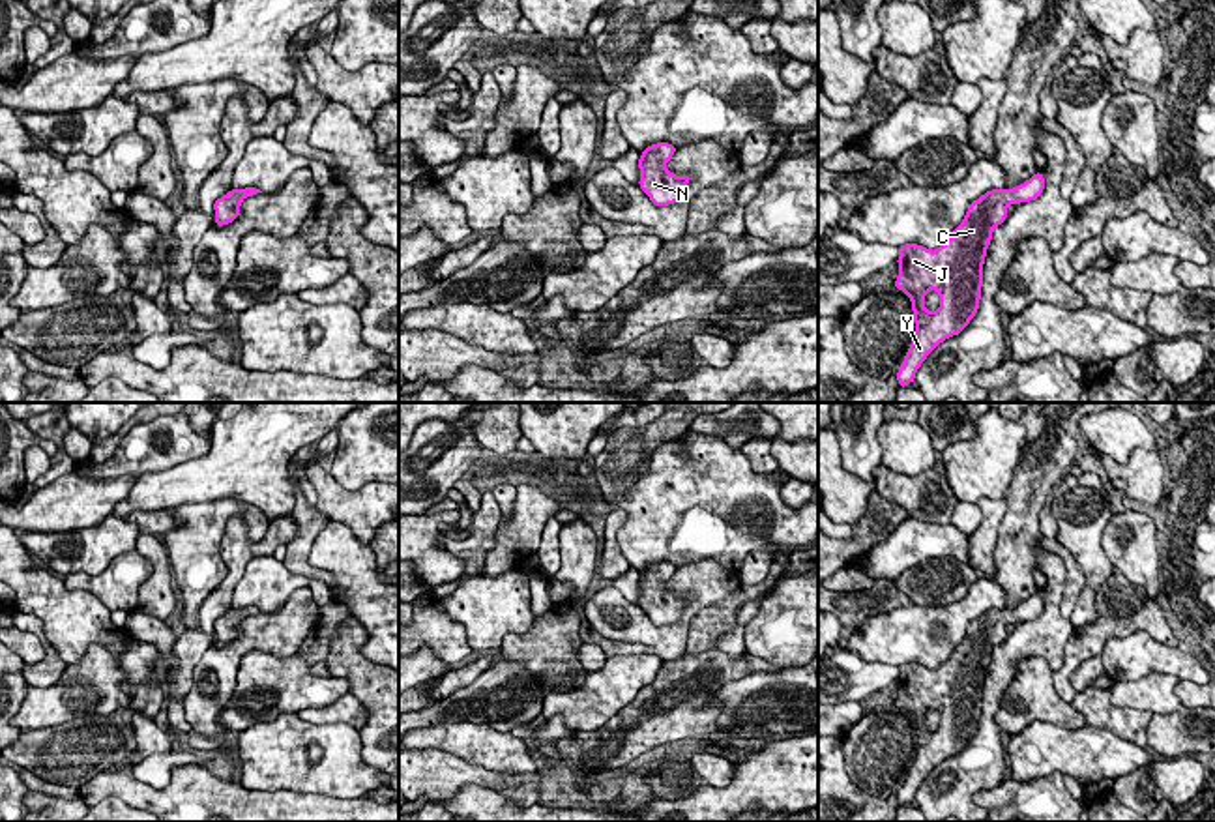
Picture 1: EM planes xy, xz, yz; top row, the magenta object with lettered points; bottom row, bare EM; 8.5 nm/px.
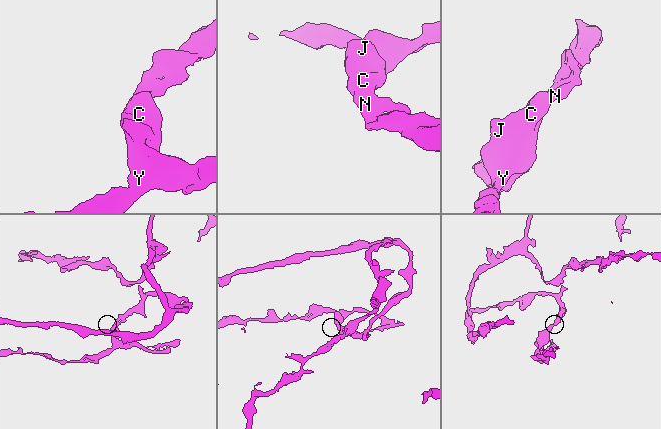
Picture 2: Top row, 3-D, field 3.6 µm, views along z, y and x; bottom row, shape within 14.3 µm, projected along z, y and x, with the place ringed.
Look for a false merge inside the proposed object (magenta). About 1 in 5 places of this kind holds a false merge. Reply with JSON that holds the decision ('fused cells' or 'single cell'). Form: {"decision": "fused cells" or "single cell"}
{"decision": "single cell"}

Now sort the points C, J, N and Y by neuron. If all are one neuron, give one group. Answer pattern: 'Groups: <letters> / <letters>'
Groups: C J N Y

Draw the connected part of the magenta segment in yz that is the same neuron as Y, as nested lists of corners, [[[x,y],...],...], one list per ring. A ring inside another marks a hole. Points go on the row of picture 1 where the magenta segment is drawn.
[[[1043,172],[1015,189],[990,189],[970,204],[962,223],[936,251],[919,243],[899,247],[895,288],[910,298],[915,322],[914,341],[897,373],[899,388],[910,386],[927,356],[945,339],[962,333],[977,315],[992,230],[1007,219],[1009,204],[1035,200],[1043,189]],[[929,290],[940,294],[936,313],[923,303]]]

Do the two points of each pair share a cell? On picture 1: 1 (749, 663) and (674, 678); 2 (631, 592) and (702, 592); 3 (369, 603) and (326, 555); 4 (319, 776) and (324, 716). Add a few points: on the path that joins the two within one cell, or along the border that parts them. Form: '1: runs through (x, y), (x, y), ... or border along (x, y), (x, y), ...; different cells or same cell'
1: runs through (731, 669), (712, 669), (693, 678); same cell
2: border along (613, 585), (637, 605); different cells
3: runs through (364, 592), (337, 566); same cell
4: border along (296, 714), (313, 723), (349, 723), (358, 731); different cells

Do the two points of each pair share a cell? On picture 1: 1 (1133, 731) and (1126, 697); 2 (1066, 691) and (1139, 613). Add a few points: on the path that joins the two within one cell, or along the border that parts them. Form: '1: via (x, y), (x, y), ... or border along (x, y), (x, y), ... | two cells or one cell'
1: border along (1109, 691), (1116, 706), (1146, 708), (1152, 714) | two cells
2: via (1069, 667), (1073, 658), (1114, 618) | one cell

